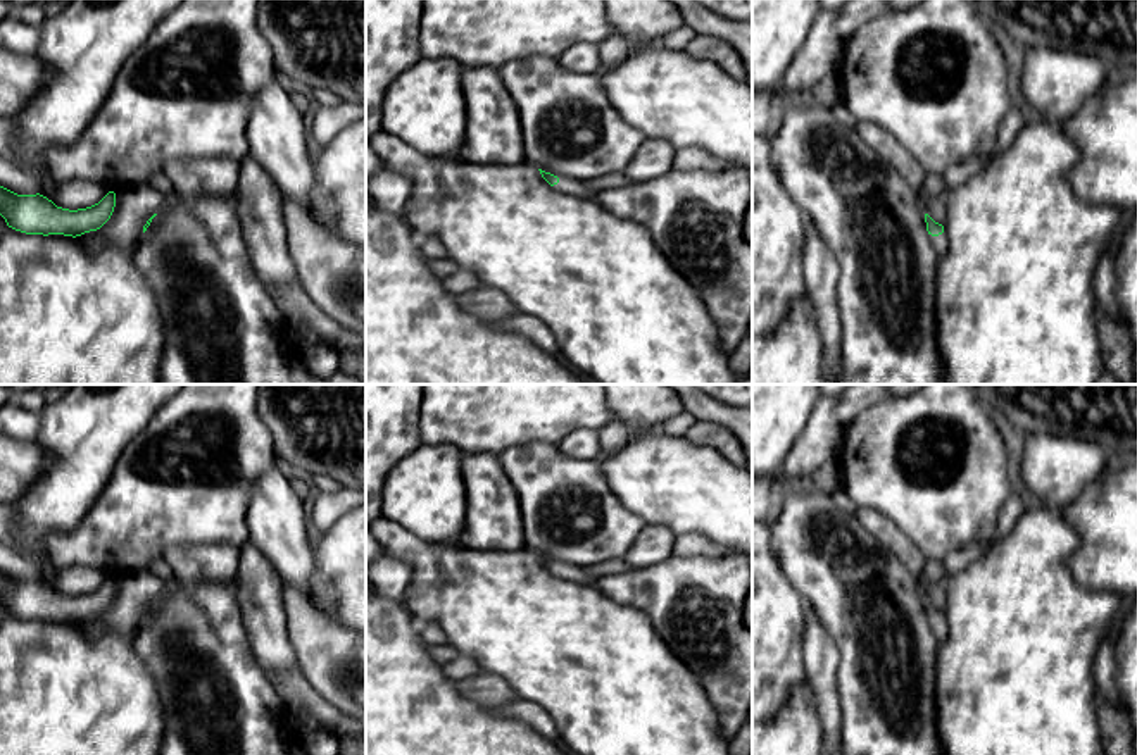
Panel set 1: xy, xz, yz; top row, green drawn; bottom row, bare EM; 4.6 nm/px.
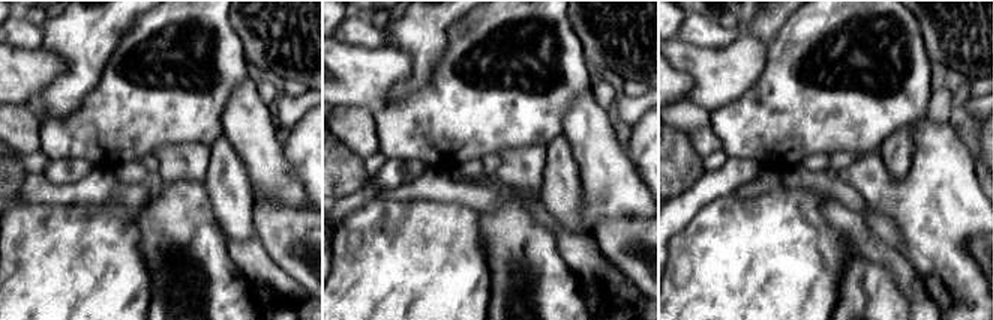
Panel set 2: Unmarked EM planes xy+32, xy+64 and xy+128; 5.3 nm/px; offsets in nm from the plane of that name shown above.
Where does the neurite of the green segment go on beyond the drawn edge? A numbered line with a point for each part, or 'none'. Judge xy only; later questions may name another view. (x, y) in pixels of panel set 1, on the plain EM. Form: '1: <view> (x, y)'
none

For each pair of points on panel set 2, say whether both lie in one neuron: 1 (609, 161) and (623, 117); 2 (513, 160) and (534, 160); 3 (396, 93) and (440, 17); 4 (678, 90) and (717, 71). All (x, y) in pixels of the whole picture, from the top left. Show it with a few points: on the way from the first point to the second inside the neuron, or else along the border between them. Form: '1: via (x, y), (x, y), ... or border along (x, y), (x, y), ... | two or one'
1: border along (612, 113), (620, 128) | two
2: via (518, 160), (530, 160) | one
3: via (416, 77), (423, 65), (425, 36) | one
4: border along (674, 66), (684, 71), (693, 81), (687, 98) | two

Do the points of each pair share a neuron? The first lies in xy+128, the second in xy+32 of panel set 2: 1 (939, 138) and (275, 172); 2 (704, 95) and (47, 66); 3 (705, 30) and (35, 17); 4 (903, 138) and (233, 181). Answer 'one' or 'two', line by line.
1: one
2: one
3: two
4: one

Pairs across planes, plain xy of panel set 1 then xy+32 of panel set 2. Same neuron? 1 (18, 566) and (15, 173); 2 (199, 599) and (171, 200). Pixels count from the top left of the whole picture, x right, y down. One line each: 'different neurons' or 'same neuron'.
1: different neurons
2: same neuron

